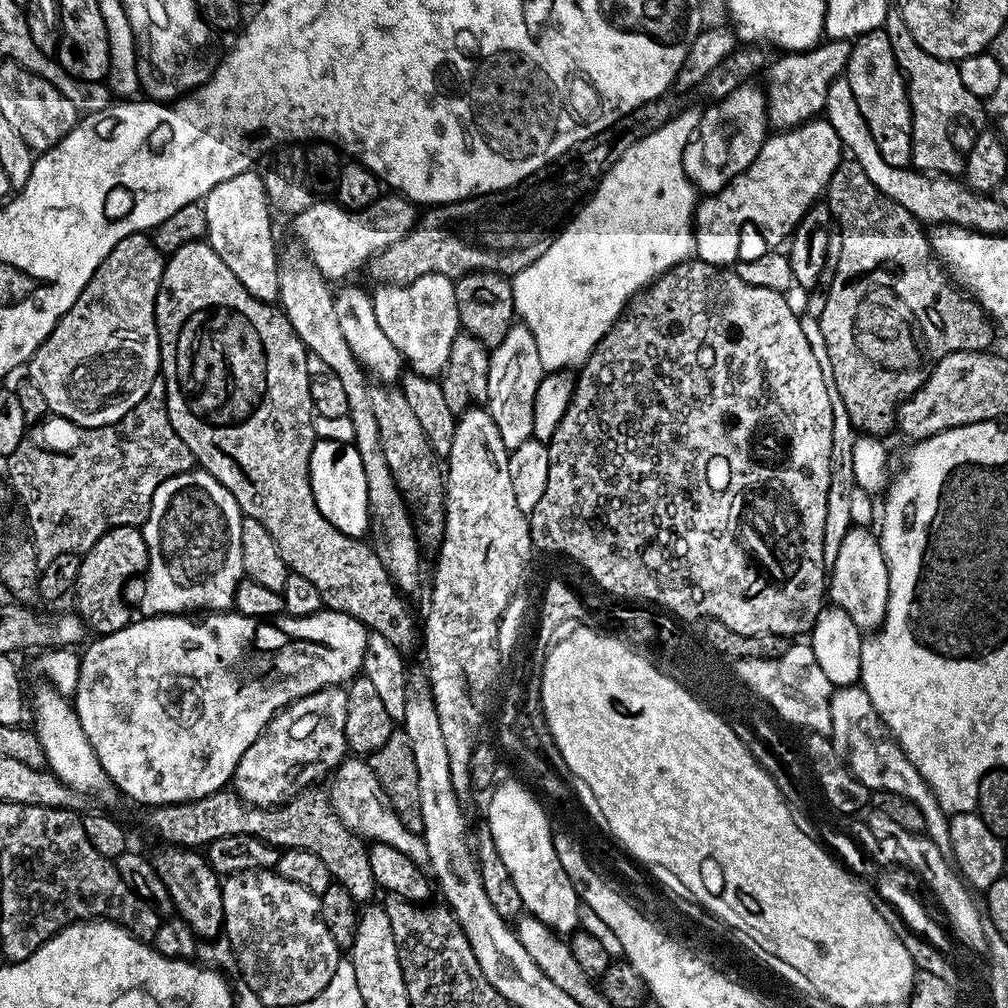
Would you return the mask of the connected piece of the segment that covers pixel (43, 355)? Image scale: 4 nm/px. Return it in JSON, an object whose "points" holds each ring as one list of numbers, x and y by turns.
{"points":[[135,232,98,266,82,294,70,306,68,313,54,326,54,330,44,339,42,346,32,355,26,365,27,379,42,390,48,403,49,413,61,416,79,424,82,428,105,428,118,422,138,402,148,397,152,383,161,375,160,339,156,329,156,299,162,282,166,256,158,251,151,235]]}

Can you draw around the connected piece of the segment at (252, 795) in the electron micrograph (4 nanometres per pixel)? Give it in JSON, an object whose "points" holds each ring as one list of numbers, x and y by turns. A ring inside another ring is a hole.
{"points":[[343,687,320,688,314,694,303,696,278,712,264,728,264,733,248,747,246,754,242,754,236,773,231,779,236,795,254,808,275,808,287,804,293,796,303,793,307,784,312,784,325,775,324,780,334,773,349,755,344,733,347,701,348,694]]}

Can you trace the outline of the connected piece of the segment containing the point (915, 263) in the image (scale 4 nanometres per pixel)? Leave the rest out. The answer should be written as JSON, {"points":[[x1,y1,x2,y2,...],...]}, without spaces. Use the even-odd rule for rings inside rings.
{"points":[[845,159,840,167,836,169,826,189,826,203,832,211,833,221,838,225,838,248,840,244,840,253,837,256,835,253,834,256,836,273,832,276,832,285,828,288,828,297,825,298,820,312,818,311,822,338,826,338,826,350,830,354,830,384,835,395,842,402,842,406,846,406,846,414,850,418,852,427,861,433,880,438,885,435,883,432,888,432,891,428,894,428,896,410,900,403,907,396,913,396,923,386,929,372,935,368,936,363,942,358,946,358,946,354,965,350,991,349,994,344,994,335,992,336,994,324,988,313,950,279,949,273,945,271,932,252,929,237,926,232,923,232,925,229,922,227,921,221,912,216,910,210,898,206,898,202,894,202,889,196,882,194,882,190,878,190,878,186,874,186,874,182,870,182,870,178,866,178,862,166,858,166,856,160]]}

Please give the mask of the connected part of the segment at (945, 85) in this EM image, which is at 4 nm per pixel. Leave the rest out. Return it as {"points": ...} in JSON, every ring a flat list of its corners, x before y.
{"points":[[894,6,888,9,886,31,890,38,890,46,894,50,894,58,908,86,908,101,912,111,911,167,941,176,959,173,962,168,962,156,961,153,956,153,956,148,948,137,948,127,955,116,978,115,982,104,981,97,966,90,960,69,953,61,934,58,934,54,926,54,926,50,922,50,922,46,914,42,914,34,910,34,902,14]]}

